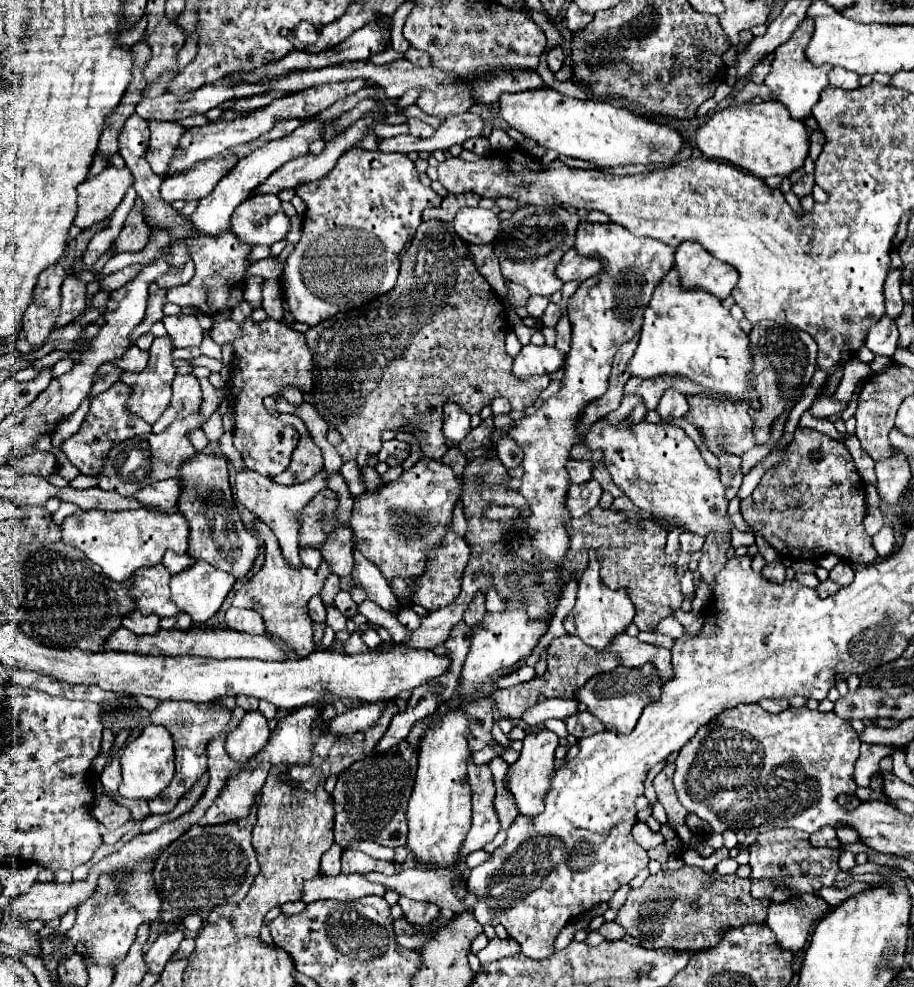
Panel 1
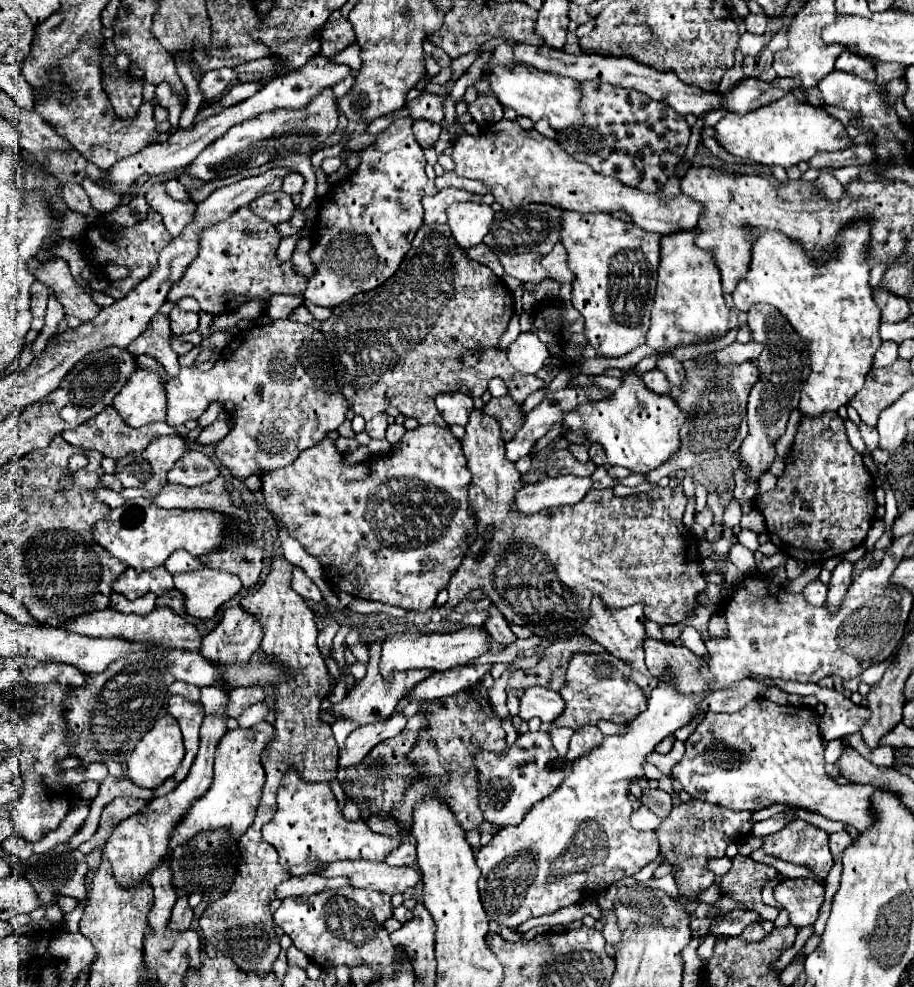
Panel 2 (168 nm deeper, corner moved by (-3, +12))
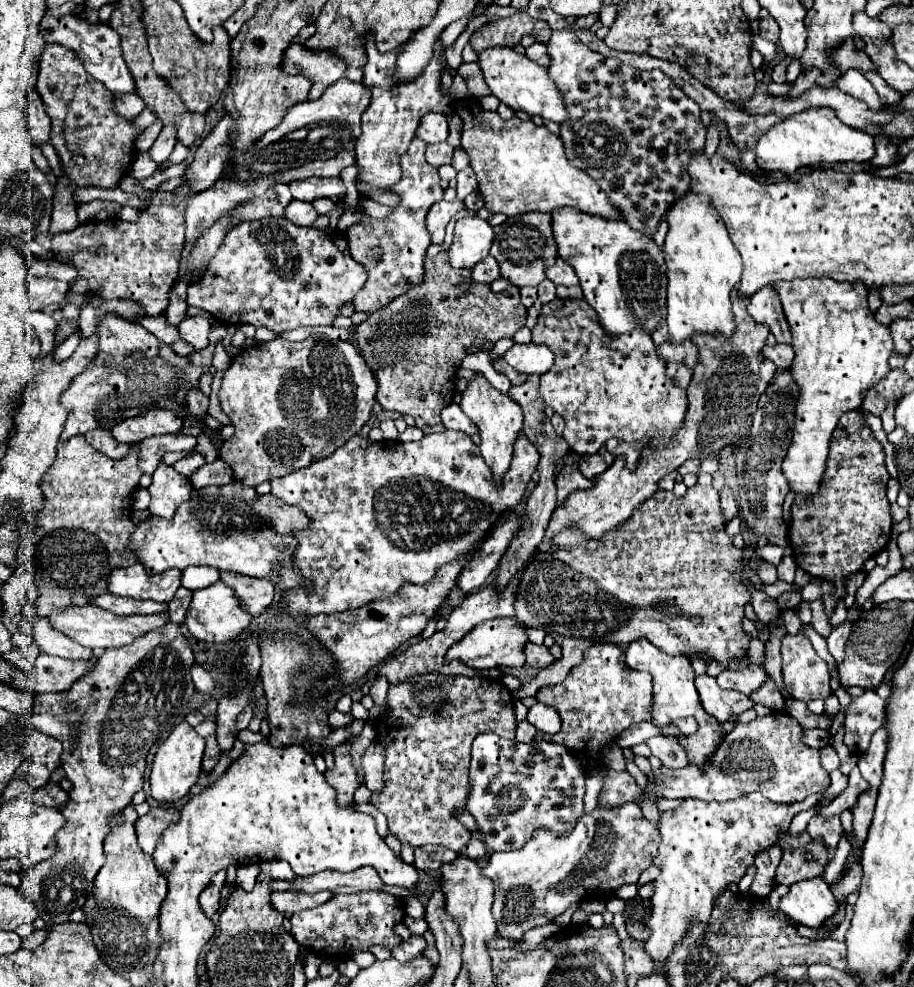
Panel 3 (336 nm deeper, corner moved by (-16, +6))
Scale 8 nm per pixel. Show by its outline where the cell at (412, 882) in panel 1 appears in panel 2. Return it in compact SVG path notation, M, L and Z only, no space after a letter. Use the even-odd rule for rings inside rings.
M339 860L327 866L327 870L319 872L323 876L349 876L351 886L371 888L385 894L405 892L421 882L421 872L411 866L387 866L385 862L369 862L369 860Z

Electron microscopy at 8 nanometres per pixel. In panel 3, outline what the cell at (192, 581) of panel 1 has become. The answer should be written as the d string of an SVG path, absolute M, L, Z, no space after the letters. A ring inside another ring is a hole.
M218 580L216 584L208 586L208 588L202 588L202 590L194 590L194 596L192 596L192 602L190 602L190 608L186 612L186 628L188 632L196 638L196 640L202 640L202 642L216 642L216 644L222 644L222 642L228 642L232 638L236 638L240 632L244 632L252 622L252 616L248 612L242 610L238 598L234 596L232 590L228 590L228 586Z

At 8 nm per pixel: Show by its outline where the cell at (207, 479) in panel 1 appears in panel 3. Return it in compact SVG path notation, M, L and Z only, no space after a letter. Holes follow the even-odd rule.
M220 572L220 580L234 590L244 610L252 616L260 616L274 600L274 584L268 580L248 578L236 572Z

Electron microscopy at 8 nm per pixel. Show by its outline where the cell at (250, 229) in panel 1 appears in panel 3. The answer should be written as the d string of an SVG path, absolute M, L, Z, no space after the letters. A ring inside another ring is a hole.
M294 200L294 202L286 208L286 218L288 218L290 222L296 222L298 226L312 226L318 216L320 216L320 214L314 210L314 206L312 206L310 202Z

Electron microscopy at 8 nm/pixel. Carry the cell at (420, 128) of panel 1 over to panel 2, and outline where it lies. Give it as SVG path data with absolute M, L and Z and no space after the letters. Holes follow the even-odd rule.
M415 120L413 122L413 132L415 138L419 142L421 148L429 148L437 142L439 134L441 134L441 126L439 124L431 124L429 120Z

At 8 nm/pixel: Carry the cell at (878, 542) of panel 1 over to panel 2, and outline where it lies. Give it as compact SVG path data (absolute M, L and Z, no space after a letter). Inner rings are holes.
M877 520L877 522L871 526L871 530L869 530L869 534L867 534L867 540L865 540L865 546L867 546L867 548L873 548L875 542L883 536L883 532L885 532L883 526L885 526L883 520Z

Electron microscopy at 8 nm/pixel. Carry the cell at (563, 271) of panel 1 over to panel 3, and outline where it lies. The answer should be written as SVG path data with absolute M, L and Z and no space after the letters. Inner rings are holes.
M556 258L554 266L546 268L546 278L552 280L554 284L564 284L564 286L574 286L578 284L578 276L570 264L566 264L562 258Z

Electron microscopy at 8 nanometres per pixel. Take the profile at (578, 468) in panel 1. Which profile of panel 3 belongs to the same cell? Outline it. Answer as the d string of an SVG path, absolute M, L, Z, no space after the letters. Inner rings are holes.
M564 466L558 474L556 474L556 488L558 488L558 504L562 504L568 494L572 490L586 490L590 488L590 480L582 476L582 472L578 468L572 468L572 466Z

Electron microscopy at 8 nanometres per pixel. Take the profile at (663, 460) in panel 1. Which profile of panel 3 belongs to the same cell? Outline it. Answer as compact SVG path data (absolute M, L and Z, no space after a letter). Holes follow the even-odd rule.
M556 298L542 306L538 324L532 330L532 342L548 346L556 356L552 370L542 374L540 396L546 406L564 418L566 426L562 436L576 454L592 454L610 436L626 442L640 442L642 438L652 440L656 436L672 438L682 426L686 416L686 390L676 386L666 374L666 362L658 356L652 336L644 334L644 330L638 328L620 334L620 338L610 338L610 334L600 326L598 314L584 298Z

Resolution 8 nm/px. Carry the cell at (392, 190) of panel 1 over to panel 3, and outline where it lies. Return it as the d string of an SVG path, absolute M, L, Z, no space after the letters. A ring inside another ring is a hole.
M414 138L408 152L402 156L402 180L392 188L402 202L394 214L390 214L386 220L372 220L368 214L364 214L364 220L346 232L352 258L364 264L368 270L366 286L352 300L356 312L376 312L424 280L424 256L426 248L430 246L426 214L432 204L442 200L444 194L438 170L426 162L424 150L426 144Z

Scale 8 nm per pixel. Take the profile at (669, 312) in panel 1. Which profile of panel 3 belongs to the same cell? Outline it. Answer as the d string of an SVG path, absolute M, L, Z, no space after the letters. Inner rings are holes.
M688 192L678 198L666 214L668 220L668 234L664 242L664 260L668 266L668 328L672 342L684 342L694 332L708 332L730 336L734 332L734 318L730 310L730 290L740 282L742 264L740 254L736 252L734 244L730 242L728 230L724 222L720 222L720 214L716 214L712 202L704 198L704 194Z

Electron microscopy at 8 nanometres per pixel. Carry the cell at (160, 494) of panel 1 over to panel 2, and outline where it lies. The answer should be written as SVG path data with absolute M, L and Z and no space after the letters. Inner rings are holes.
M187 450L187 456L179 458L179 462L169 470L169 484L183 486L203 486L219 476L219 468L213 464L209 456L197 450Z

